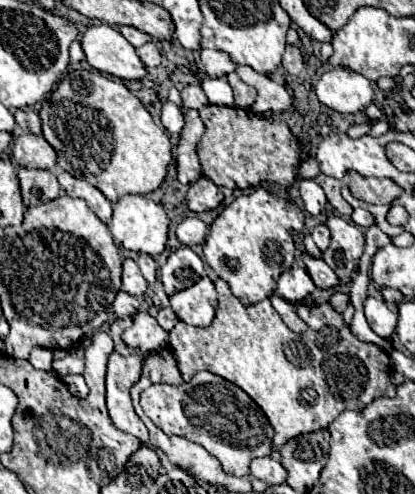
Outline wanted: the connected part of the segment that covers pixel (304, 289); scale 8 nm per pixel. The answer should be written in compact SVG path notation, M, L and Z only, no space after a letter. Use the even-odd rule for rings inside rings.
M293 265L291 269L283 271L277 281L277 295L285 301L301 301L313 291L313 281L303 265Z

